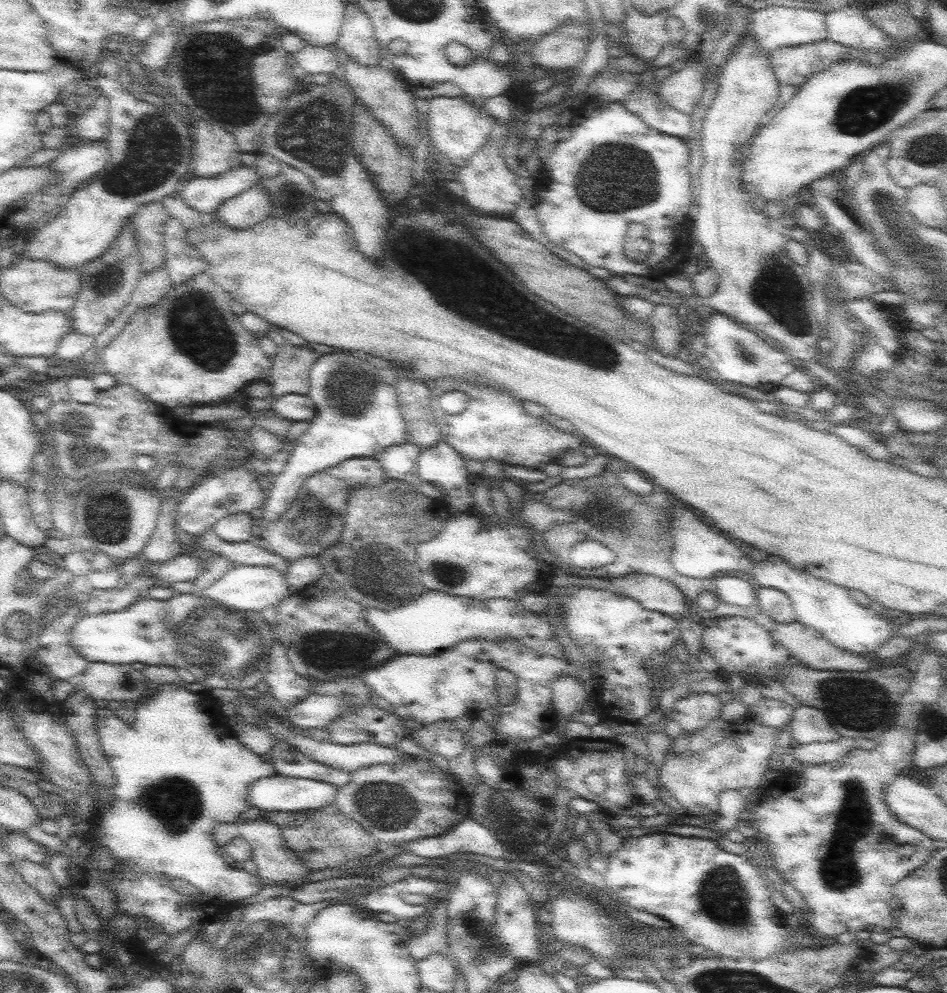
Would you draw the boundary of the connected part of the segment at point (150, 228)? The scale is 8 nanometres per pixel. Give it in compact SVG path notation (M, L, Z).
M160 200L143 204L133 215L144 273L151 273L165 264L165 226L170 217L170 211Z

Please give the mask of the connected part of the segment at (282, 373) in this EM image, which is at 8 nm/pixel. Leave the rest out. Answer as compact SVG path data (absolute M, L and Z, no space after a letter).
M270 326L267 336L277 344L268 382L272 397L286 394L307 395L310 390L310 373L319 359L310 346L296 346L284 339L277 326Z

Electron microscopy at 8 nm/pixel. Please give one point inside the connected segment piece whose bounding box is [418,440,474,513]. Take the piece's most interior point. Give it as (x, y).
(443, 465)

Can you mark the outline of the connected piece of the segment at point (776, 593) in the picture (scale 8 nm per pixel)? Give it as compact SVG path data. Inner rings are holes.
M757 587L757 604L762 611L767 612L780 624L792 624L797 620L797 614L788 594L778 588Z

